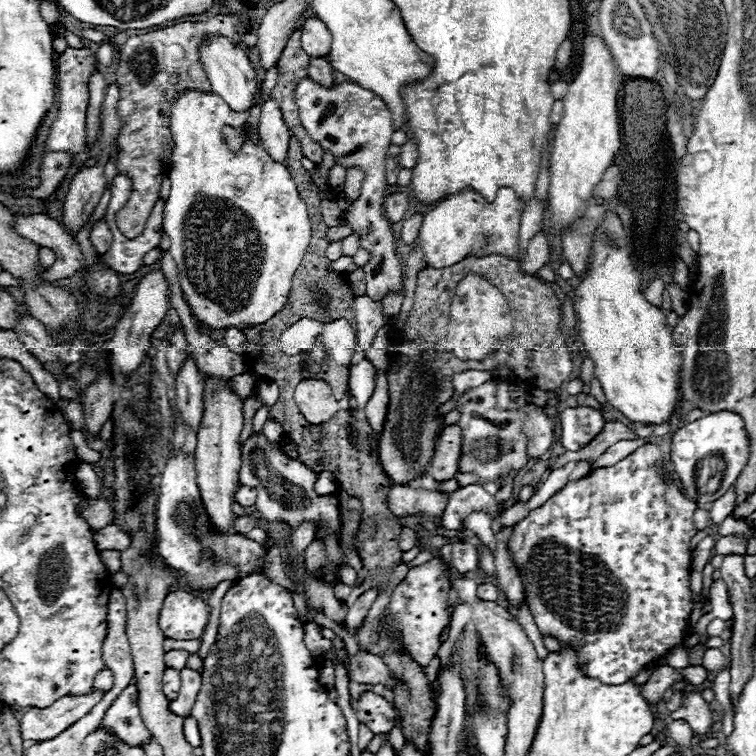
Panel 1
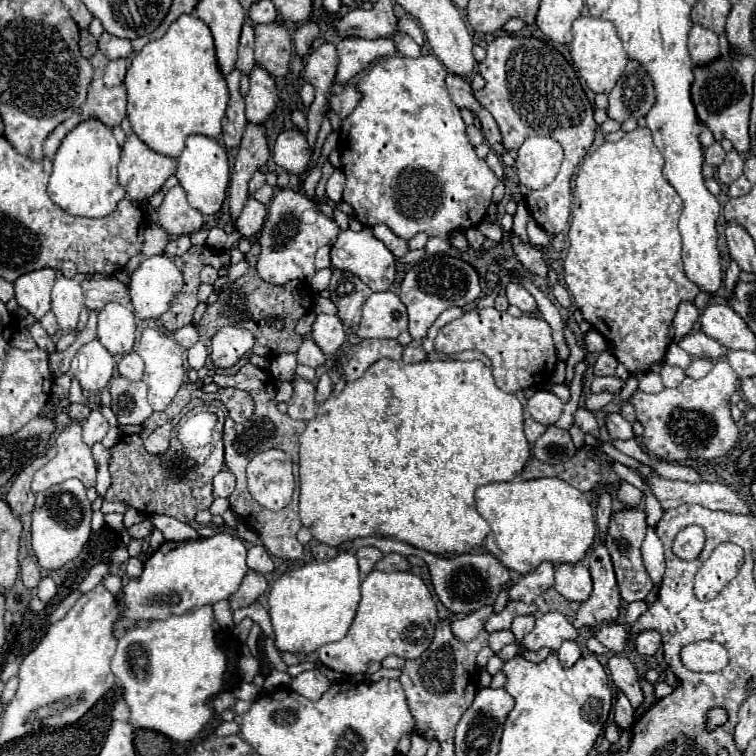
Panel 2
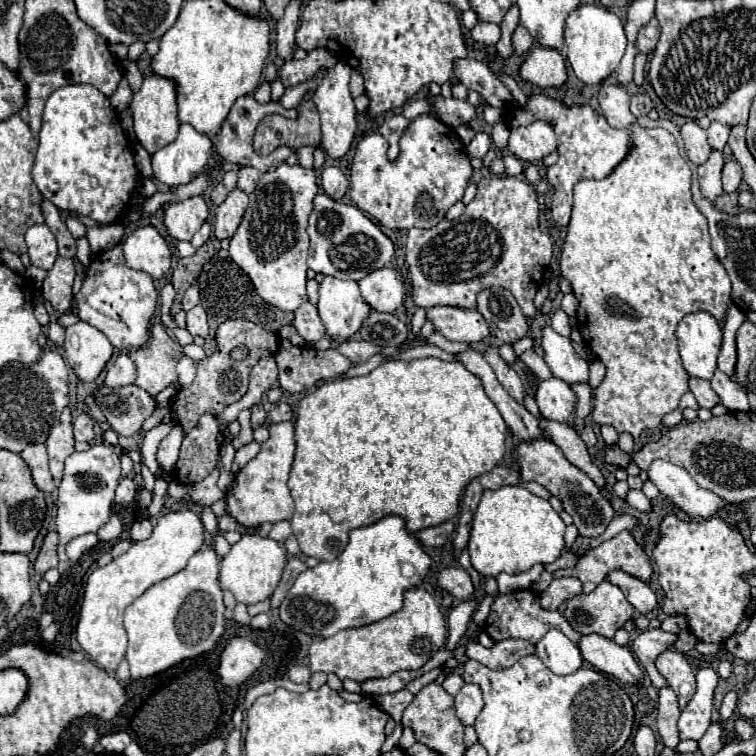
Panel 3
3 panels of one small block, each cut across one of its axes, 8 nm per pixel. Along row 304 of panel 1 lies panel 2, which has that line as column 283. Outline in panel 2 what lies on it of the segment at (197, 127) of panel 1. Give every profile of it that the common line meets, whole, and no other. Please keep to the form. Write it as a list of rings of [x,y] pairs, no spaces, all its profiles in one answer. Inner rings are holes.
[[[280,188],[272,202],[268,204],[268,216],[260,234],[260,258],[256,264],[256,270],[262,280],[274,282],[274,284],[286,284],[294,278],[302,278],[304,282],[310,282],[316,274],[314,268],[314,254],[320,246],[330,244],[336,240],[340,228],[338,224],[324,216],[312,200],[308,200],[304,194],[290,190],[290,188]]]

